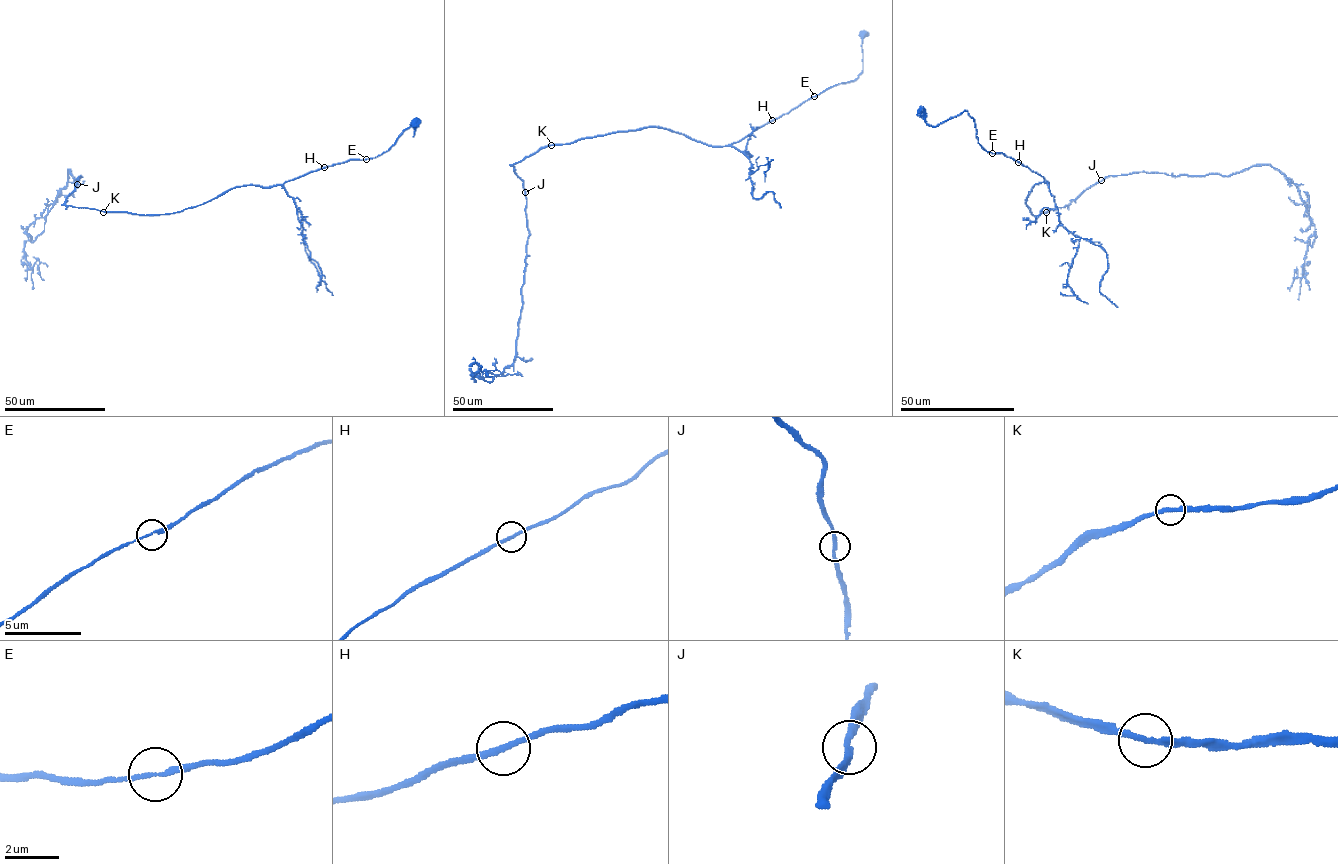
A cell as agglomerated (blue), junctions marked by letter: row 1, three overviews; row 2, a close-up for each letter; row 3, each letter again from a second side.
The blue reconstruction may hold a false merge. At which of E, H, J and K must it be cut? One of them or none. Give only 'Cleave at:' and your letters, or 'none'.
Cleave at: none

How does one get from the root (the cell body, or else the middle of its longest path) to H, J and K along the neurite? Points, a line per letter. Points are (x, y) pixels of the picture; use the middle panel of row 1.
H: (862, 35), (862, 71), (856, 79), (830, 87), (772, 120)
J: (862, 35), (856, 79), (737, 142), (711, 146), (647, 127), (551, 145), (513, 164), (525, 193)
K: (862, 35), (862, 71), (856, 79), (825, 89), (730, 145), (711, 146), (654, 127), (551, 145)

